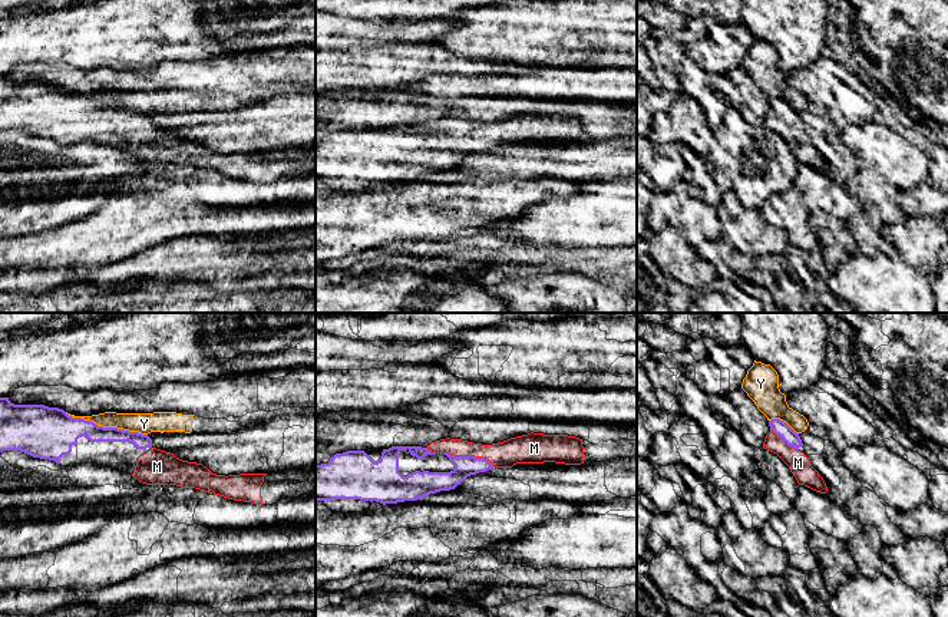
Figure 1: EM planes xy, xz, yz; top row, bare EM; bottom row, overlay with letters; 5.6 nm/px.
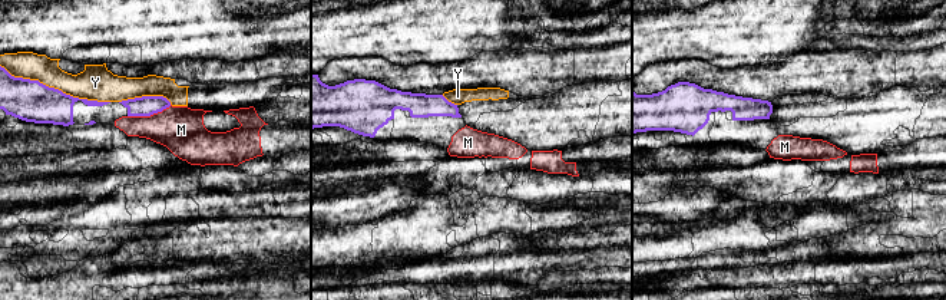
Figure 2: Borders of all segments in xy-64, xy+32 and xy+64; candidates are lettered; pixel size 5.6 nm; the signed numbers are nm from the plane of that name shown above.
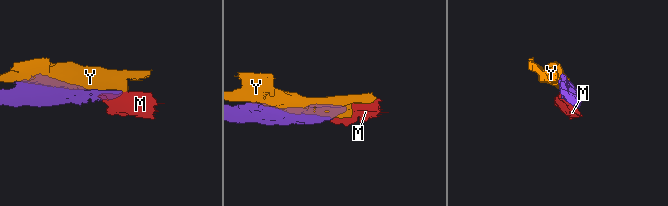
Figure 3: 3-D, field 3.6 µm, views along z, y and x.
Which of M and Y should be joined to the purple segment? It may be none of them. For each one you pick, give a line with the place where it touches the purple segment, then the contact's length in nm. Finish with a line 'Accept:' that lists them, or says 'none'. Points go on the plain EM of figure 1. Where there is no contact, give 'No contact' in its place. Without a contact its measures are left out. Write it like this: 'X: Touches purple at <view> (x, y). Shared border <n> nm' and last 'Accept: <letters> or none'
M: Touches purple at xz (469, 135). Shared border 300 nm
Accept: M

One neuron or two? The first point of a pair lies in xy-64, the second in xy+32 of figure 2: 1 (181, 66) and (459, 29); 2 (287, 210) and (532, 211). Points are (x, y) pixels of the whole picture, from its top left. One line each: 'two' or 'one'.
1: two
2: one

